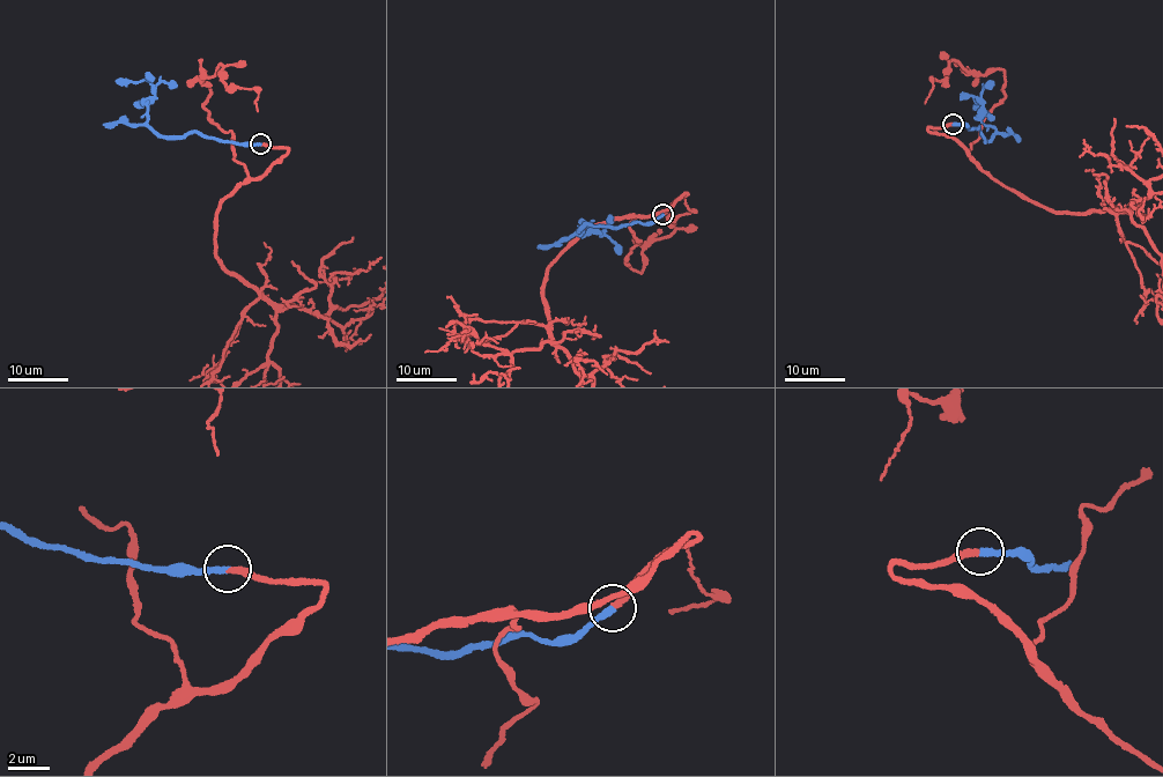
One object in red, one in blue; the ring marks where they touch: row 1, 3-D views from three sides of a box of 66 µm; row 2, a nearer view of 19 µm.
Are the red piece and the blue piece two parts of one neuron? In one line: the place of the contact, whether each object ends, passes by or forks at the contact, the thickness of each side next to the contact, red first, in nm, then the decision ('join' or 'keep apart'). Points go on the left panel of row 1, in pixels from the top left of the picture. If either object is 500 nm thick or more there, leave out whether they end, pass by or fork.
place (260, 143); red ends; blue ends; calibres 240 and 280 nm; join

